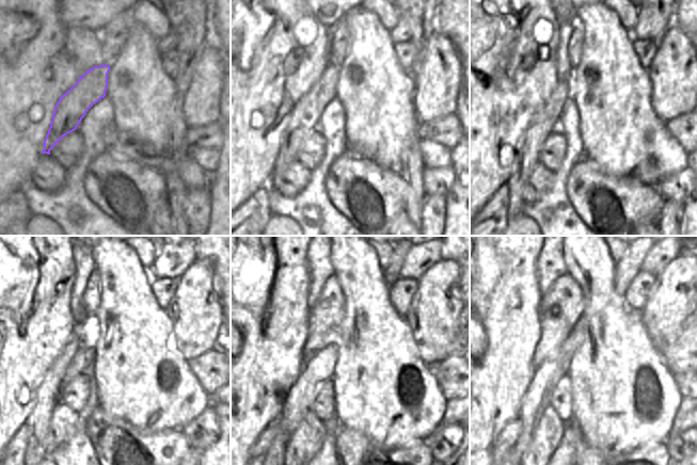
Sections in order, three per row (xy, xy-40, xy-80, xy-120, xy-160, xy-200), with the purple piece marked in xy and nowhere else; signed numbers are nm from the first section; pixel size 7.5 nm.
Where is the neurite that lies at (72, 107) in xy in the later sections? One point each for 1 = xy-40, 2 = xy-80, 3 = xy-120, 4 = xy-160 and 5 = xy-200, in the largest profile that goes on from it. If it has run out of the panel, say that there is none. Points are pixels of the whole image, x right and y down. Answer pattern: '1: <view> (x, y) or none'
1: xy-40 (305, 116)
2: xy-80 (542, 124)
3: xy-120 (49, 391)
4: xy-160 (276, 452)
5: xy-200 (519, 450)

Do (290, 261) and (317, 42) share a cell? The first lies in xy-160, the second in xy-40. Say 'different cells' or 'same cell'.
same cell

